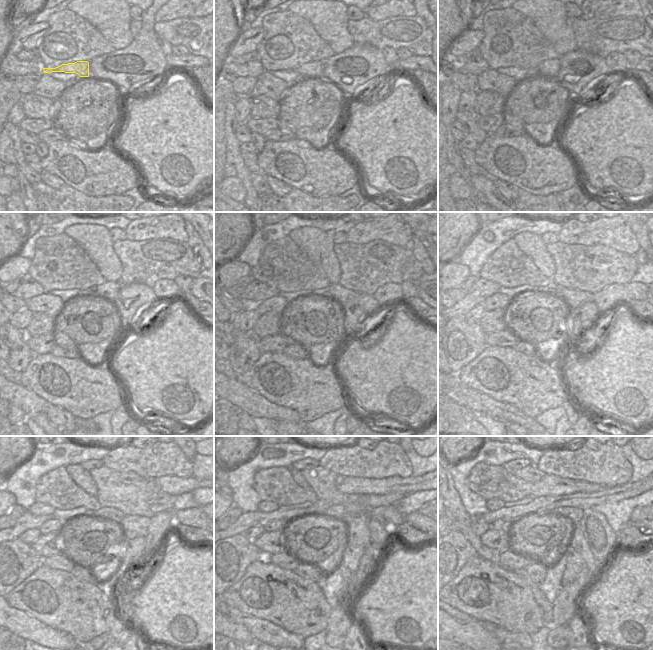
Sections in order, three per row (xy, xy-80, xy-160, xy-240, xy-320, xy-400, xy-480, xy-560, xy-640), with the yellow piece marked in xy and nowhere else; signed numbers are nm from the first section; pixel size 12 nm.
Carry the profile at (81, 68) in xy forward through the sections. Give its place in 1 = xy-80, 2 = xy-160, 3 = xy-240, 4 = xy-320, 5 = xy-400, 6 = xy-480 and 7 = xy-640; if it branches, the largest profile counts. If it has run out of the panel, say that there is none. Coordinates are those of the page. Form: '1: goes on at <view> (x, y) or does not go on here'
1: goes on at xy-80 (315, 68)
2: goes on at xy-160 (549, 68)
3: goes on at xy-240 (109, 290)
4: goes on at xy-320 (337, 292)
5: goes on at xy-400 (574, 298)
6: goes on at xy-480 (132, 526)
7: goes on at xy-640 (578, 543)

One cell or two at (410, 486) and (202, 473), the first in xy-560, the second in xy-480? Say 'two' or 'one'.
two

